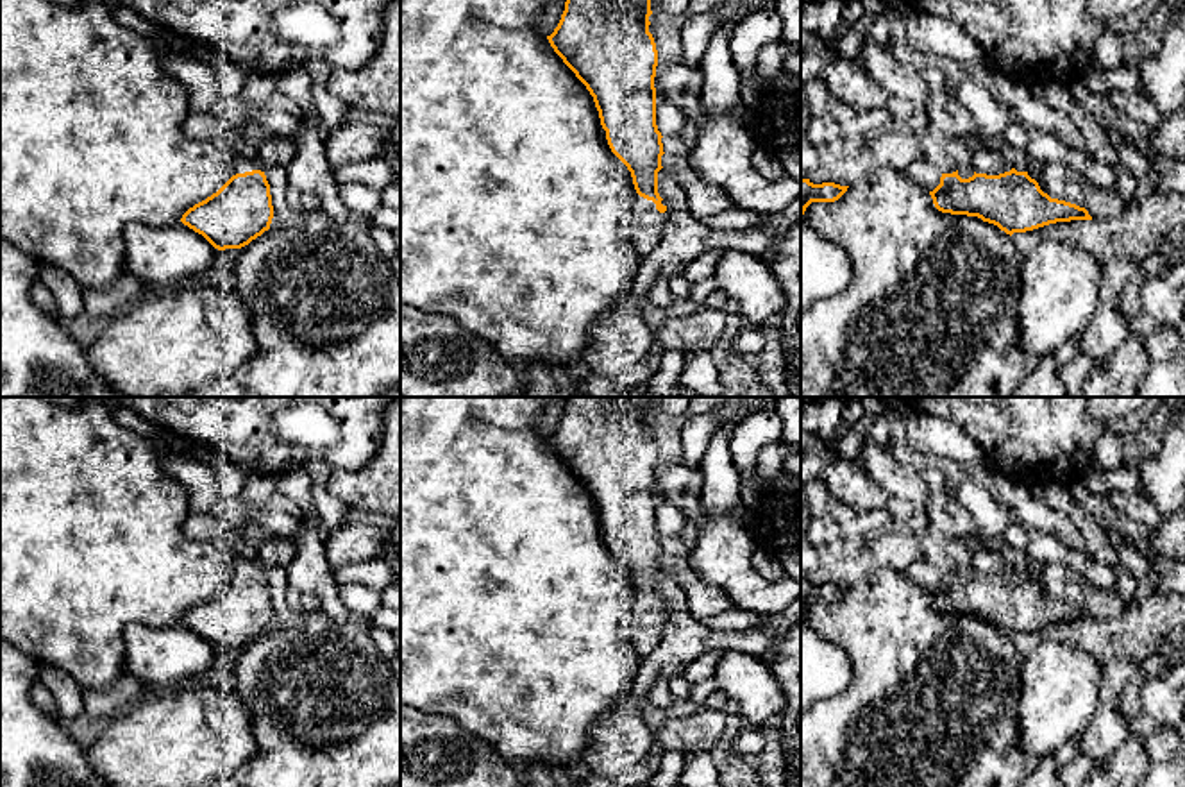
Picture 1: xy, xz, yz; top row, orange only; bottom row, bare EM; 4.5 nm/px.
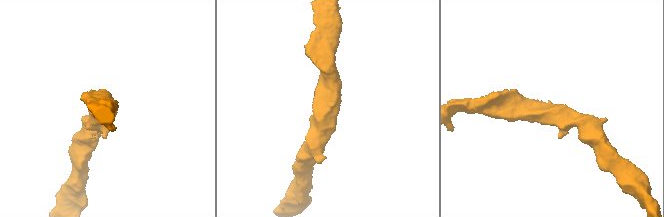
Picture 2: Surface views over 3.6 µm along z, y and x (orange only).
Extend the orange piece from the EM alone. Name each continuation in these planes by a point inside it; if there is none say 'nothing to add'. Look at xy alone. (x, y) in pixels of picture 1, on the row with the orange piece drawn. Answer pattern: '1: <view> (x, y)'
1: xy (243, 165)

